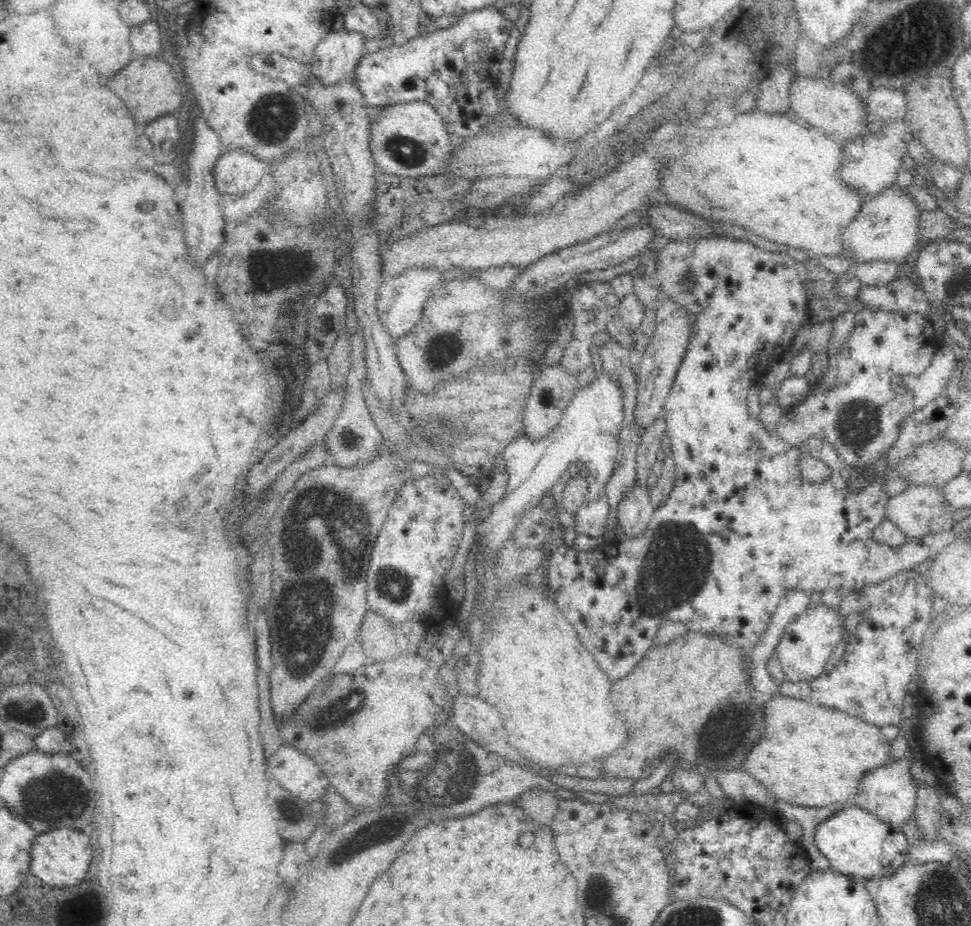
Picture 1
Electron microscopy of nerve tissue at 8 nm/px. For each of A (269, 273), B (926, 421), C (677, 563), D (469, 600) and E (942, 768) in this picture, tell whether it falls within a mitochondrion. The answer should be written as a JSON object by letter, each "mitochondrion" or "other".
{"A":"mitochondrion","B":"other","C":"mitochondrion","D":"other","E":"other"}

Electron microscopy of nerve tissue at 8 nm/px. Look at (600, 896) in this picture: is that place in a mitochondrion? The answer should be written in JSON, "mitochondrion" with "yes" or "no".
{"mitochondrion":"yes"}

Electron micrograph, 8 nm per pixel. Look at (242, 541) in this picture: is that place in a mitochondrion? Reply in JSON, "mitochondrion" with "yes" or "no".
{"mitochondrion":"no"}

